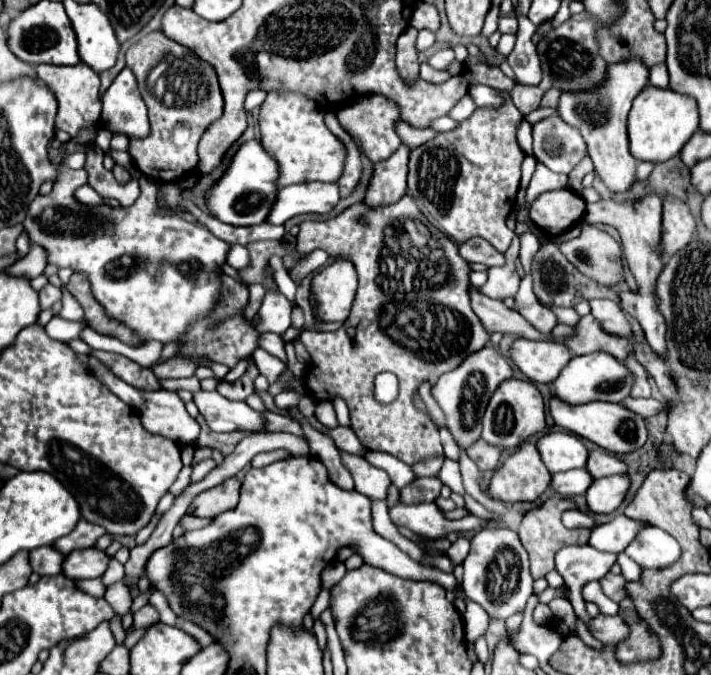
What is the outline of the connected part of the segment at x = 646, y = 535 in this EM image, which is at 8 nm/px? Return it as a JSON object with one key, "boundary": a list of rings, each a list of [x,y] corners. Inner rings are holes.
{"boundary":[[[646,526],[646,530],[636,536],[636,540],[632,540],[624,552],[644,570],[668,568],[682,554],[680,544],[656,526]]]}

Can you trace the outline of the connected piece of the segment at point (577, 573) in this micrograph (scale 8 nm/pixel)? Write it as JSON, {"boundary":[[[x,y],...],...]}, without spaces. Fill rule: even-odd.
{"boundary":[[[586,544],[586,546],[566,546],[566,548],[558,550],[558,554],[556,554],[556,572],[564,578],[568,590],[570,590],[568,600],[570,600],[570,604],[574,606],[576,616],[578,616],[584,624],[588,624],[590,614],[586,611],[586,602],[581,594],[582,588],[584,588],[588,582],[592,582],[592,580],[604,578],[604,576],[610,572],[610,566],[612,566],[614,562],[616,562],[616,554],[608,554],[608,552],[594,550],[594,548],[588,546],[588,544]]]}

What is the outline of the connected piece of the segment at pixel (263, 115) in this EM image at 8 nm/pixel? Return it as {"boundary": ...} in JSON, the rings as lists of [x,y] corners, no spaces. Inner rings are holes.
{"boundary":[[[268,92],[260,106],[260,144],[278,164],[278,188],[300,182],[336,182],[342,174],[344,146],[324,124],[324,112],[306,96],[292,92]]]}

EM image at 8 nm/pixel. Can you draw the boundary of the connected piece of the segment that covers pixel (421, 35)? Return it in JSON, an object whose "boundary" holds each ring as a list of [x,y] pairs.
{"boundary":[[[426,29],[419,31],[416,40],[416,50],[418,50],[418,52],[425,51],[426,48],[430,48],[430,46],[434,44],[435,40],[435,33],[432,33]]]}

